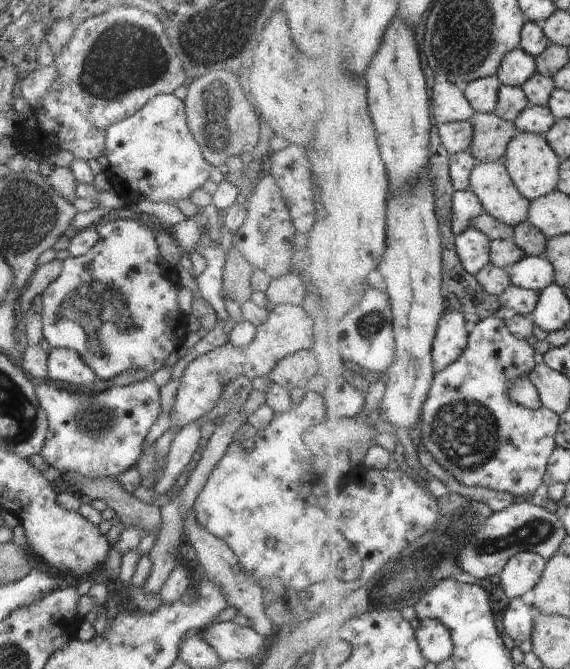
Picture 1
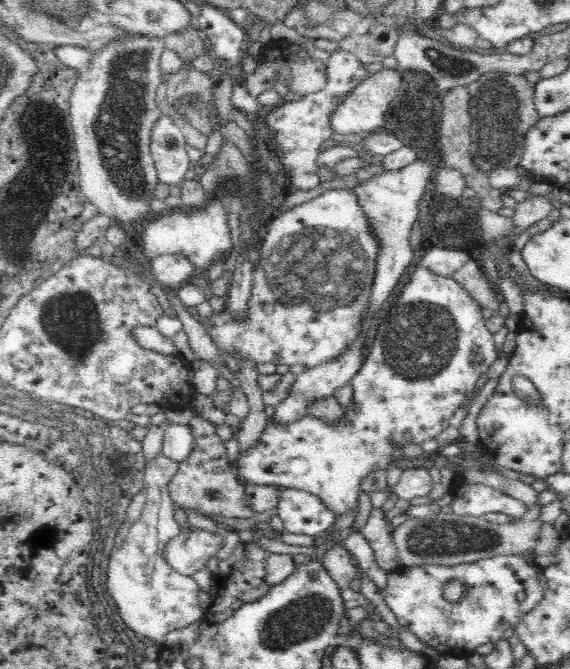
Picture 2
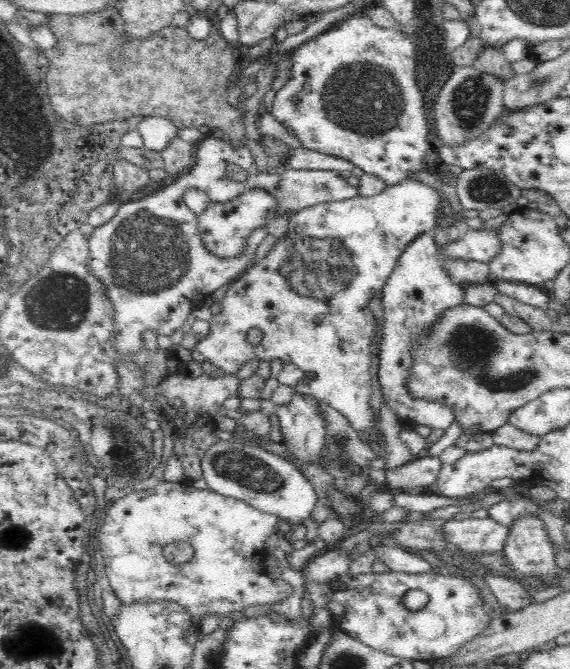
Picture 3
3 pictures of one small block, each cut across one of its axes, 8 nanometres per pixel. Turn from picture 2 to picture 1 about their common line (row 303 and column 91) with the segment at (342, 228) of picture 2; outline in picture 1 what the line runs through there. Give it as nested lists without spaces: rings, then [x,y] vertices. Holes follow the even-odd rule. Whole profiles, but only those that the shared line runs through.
[[[117,218],[116,220],[100,219],[94,227],[98,233],[98,240],[96,240],[96,244],[92,247],[92,250],[79,257],[69,256],[62,261],[60,274],[41,294],[43,338],[46,339],[46,342],[48,342],[52,348],[68,348],[68,350],[74,350],[74,352],[92,368],[94,374],[96,374],[98,378],[102,378],[102,380],[114,378],[114,376],[117,376],[121,372],[126,372],[126,370],[146,370],[148,374],[152,374],[164,366],[164,362],[166,362],[166,359],[172,352],[183,347],[185,334],[188,331],[186,328],[186,316],[178,306],[178,300],[176,299],[177,293],[181,288],[178,271],[175,266],[172,266],[160,255],[160,250],[158,250],[156,240],[148,225],[131,219]]]

